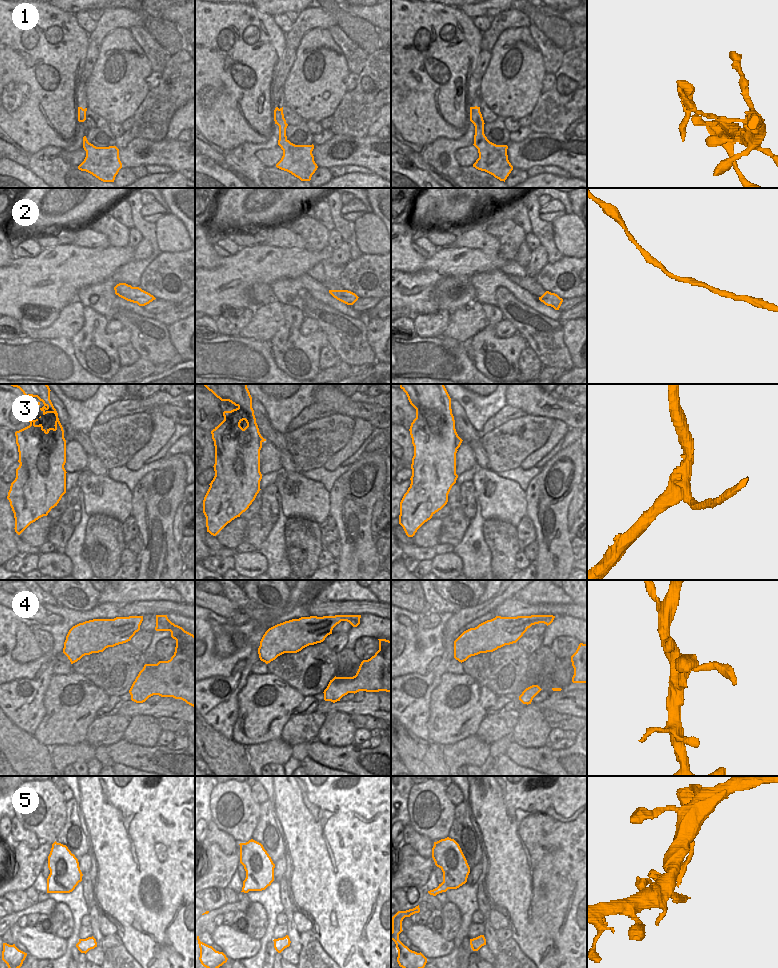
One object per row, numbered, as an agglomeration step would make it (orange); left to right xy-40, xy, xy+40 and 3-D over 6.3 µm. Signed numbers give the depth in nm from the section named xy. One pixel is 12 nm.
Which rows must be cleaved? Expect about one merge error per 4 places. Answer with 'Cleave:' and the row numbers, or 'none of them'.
Cleave: 1, 5

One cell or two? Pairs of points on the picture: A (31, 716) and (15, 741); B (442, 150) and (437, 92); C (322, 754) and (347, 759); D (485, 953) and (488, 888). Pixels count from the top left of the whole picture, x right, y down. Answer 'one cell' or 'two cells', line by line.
A: two cells
B: two cells
C: one cell
D: two cells

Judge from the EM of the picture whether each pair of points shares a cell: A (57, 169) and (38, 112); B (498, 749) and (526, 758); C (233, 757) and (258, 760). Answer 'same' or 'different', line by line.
A: different
B: different
C: different

